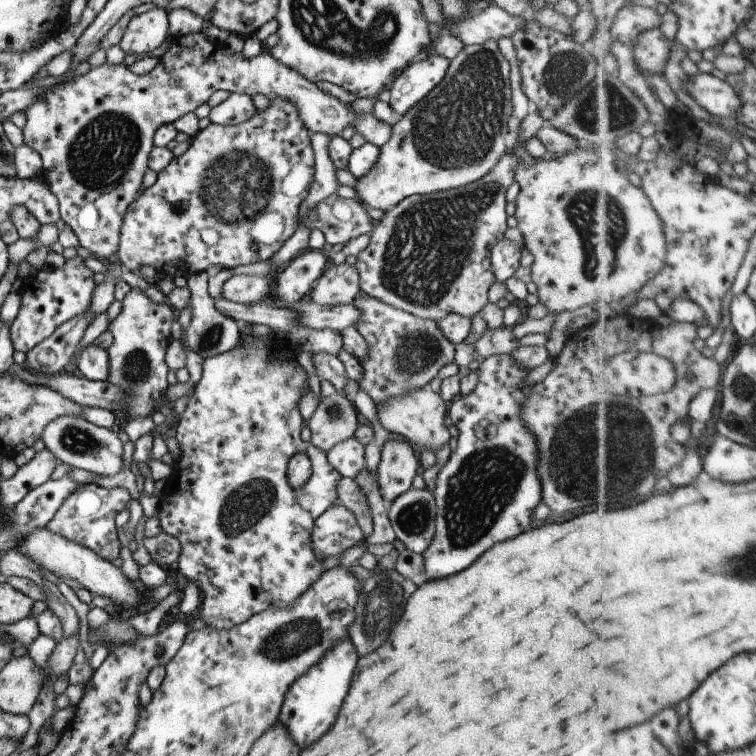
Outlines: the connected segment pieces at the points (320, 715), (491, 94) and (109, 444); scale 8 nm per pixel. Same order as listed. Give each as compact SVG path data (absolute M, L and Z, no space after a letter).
M346 638L334 644L318 664L314 664L310 670L306 670L286 693L282 703L279 718L286 732L292 736L292 740L300 748L312 746L318 738L322 738L332 724L336 722L336 716L342 708L342 702L350 688L350 678L354 674L354 668L358 664L359 654L356 652L353 642Z
M498 39L486 40L484 44L464 45L450 61L442 82L392 126L390 140L380 147L374 168L357 179L354 190L357 190L362 204L389 211L409 196L424 196L464 187L486 176L508 151L506 135L509 132L508 122L512 118L511 92L510 64L498 49Z
M60 416L54 422L50 422L41 434L45 448L48 448L60 463L83 468L93 475L114 476L123 467L123 444L118 436L119 425L104 428L91 423L85 417Z

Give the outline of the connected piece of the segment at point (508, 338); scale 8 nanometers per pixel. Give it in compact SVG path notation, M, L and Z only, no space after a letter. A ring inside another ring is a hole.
M506 326L486 329L475 343L480 360L496 354L512 354L520 348L520 345L519 339L512 334L511 328Z

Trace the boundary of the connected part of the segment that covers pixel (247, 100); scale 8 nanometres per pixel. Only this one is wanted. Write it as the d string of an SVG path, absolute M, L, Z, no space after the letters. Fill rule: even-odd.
M244 93L230 94L226 100L210 109L209 118L218 125L237 125L256 114L251 96Z

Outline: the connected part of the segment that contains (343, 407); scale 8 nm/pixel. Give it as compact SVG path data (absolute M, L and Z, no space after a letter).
M335 392L318 402L316 412L309 418L311 442L322 452L354 436L358 428L357 404Z

